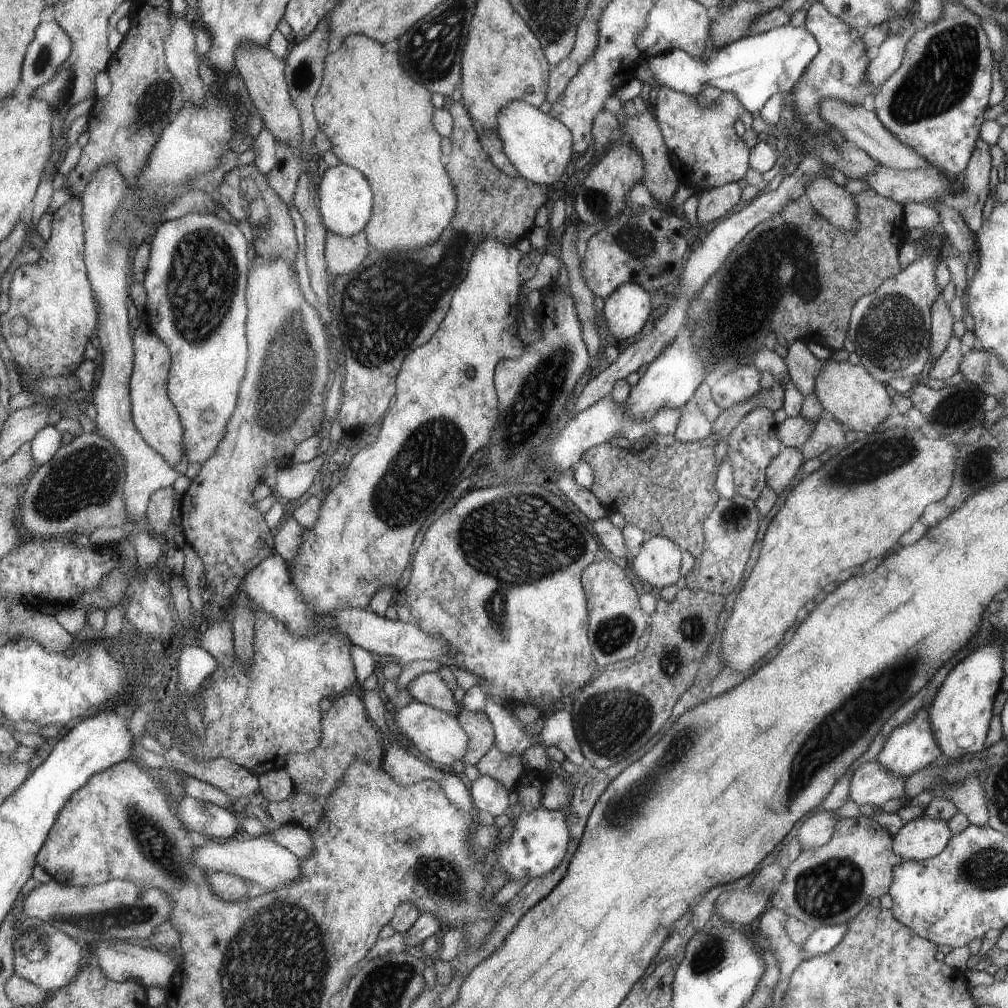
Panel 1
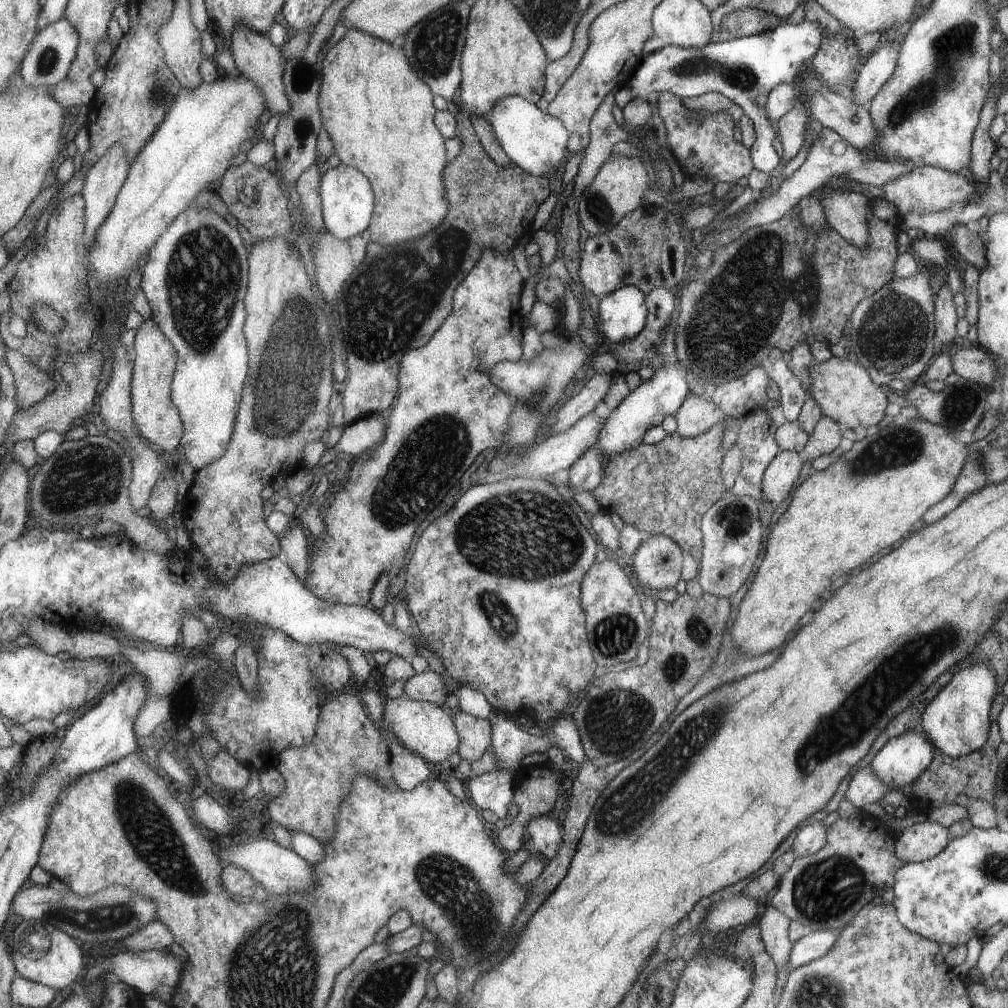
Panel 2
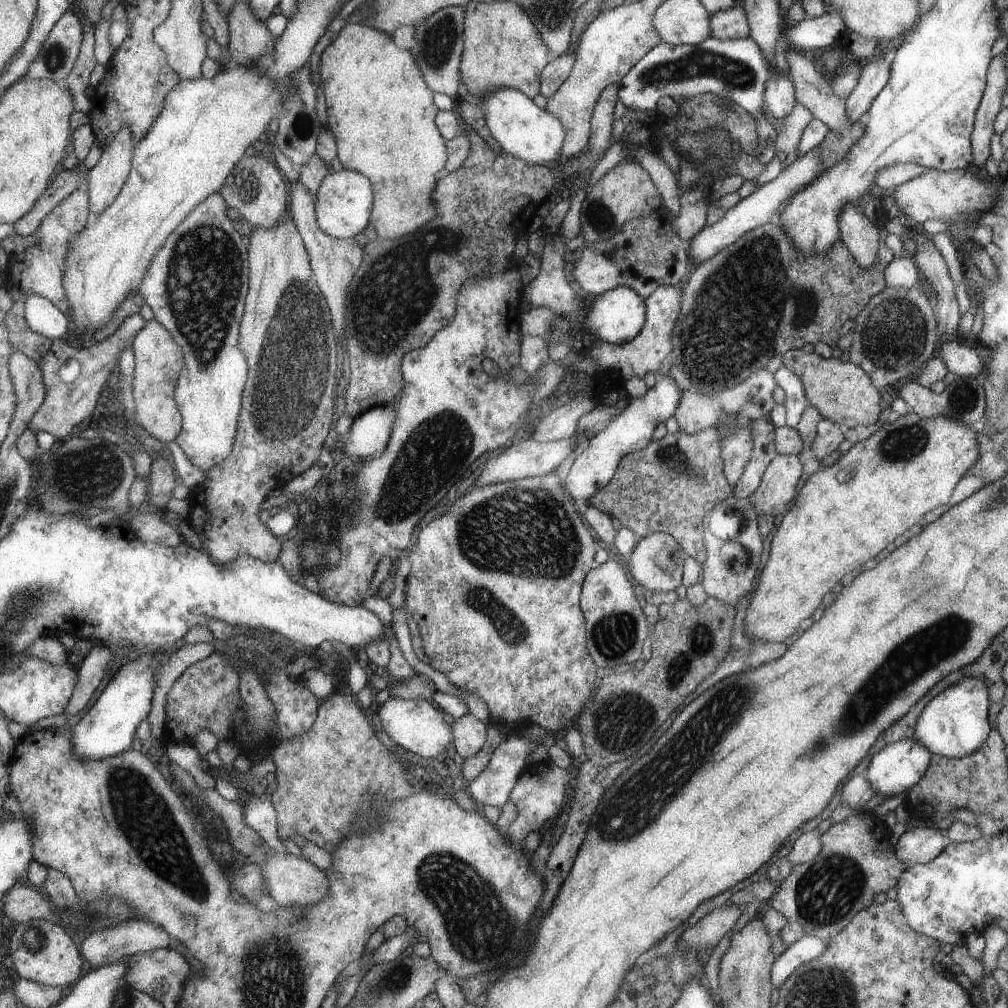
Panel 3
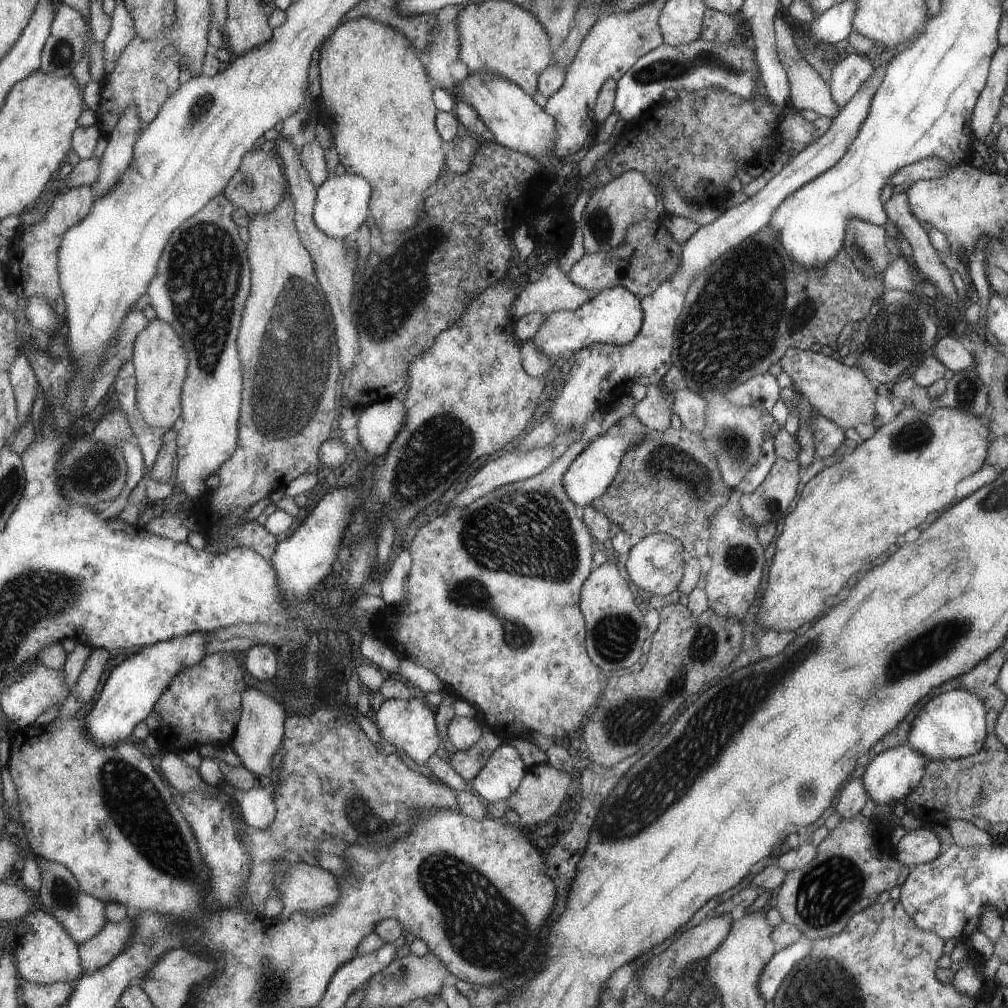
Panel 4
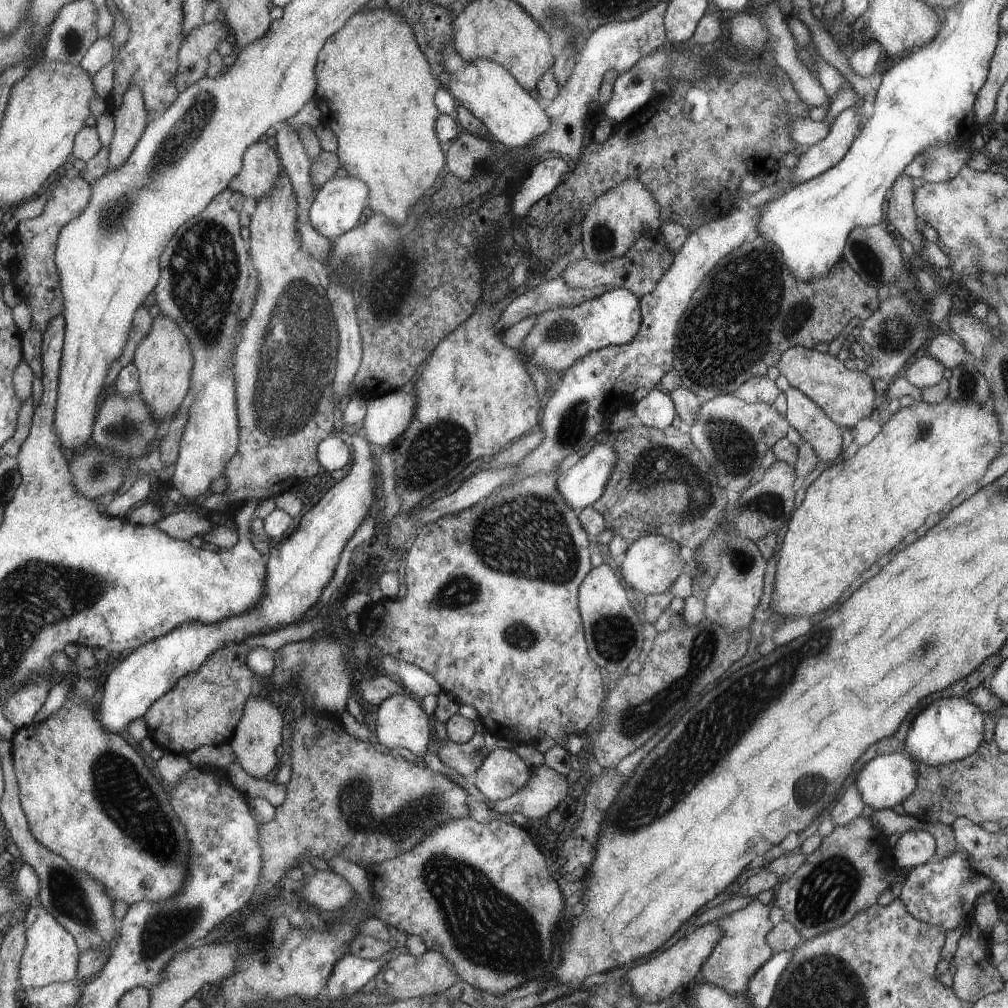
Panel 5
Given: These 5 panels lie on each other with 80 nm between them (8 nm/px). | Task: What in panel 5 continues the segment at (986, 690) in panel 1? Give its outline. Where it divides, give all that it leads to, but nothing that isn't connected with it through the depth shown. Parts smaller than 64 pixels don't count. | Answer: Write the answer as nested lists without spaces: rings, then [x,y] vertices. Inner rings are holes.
[[[941,697],[928,704],[923,712],[916,716],[904,738],[902,752],[917,764],[923,763],[932,767],[964,759],[973,754],[983,742],[984,717],[985,714],[974,700],[963,697]]]

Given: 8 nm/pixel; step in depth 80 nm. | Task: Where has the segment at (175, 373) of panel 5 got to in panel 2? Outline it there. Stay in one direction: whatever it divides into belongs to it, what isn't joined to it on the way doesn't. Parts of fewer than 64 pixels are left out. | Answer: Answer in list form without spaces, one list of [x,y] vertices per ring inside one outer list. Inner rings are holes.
[[[150,318],[145,319],[137,330],[133,353],[132,403],[137,430],[146,442],[159,452],[178,450],[183,434],[183,423],[171,397],[173,373],[176,372],[176,349]]]

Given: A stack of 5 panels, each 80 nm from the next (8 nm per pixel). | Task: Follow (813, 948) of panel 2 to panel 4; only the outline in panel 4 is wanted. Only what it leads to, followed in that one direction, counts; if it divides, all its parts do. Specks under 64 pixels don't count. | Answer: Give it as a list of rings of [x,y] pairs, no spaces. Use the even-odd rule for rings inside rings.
[[[801,936],[793,944],[773,953],[771,960],[764,966],[759,980],[759,992],[763,995],[765,1002],[768,1004],[772,1002],[780,982],[791,967],[809,952],[811,945],[812,941]]]

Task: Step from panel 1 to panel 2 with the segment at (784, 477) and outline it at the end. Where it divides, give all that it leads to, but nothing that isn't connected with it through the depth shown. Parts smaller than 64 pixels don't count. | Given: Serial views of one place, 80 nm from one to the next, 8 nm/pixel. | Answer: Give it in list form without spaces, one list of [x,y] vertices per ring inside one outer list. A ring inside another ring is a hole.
[[[779,451],[765,467],[760,489],[761,497],[769,501],[774,508],[789,496],[793,482],[801,470],[801,458],[791,451]]]

